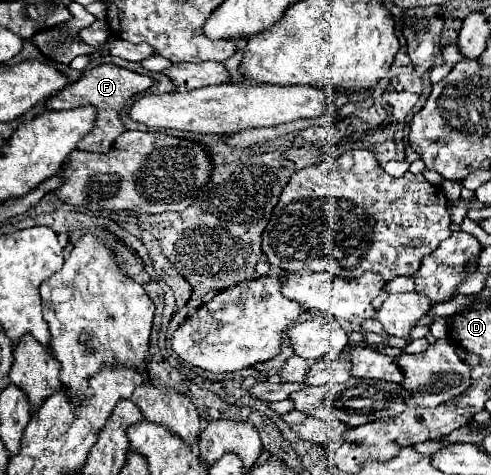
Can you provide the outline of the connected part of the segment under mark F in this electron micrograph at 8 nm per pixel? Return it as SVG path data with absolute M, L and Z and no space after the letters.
M99 64L99 66L83 72L83 76L77 82L67 84L61 92L57 92L57 96L51 96L51 100L45 102L45 108L47 110L71 110L77 106L95 106L95 110L97 110L95 126L77 144L77 148L101 154L101 152L107 152L111 148L111 144L115 142L115 138L125 132L123 122L119 118L119 112L125 108L125 102L129 102L133 96L145 92L149 86L153 86L153 80L147 76L135 74L135 72L119 68L115 64Z

